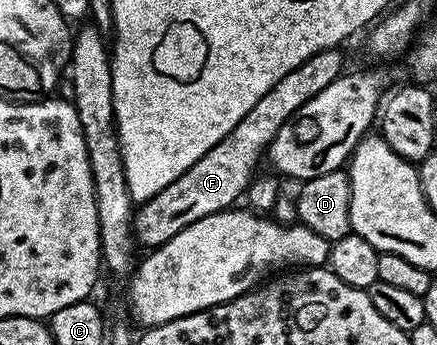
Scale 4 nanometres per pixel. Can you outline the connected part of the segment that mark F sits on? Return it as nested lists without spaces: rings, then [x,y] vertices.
[[[339,49],[323,50],[314,56],[310,56],[298,68],[286,72],[225,138],[218,140],[202,160],[198,160],[174,184],[166,184],[158,196],[150,196],[148,202],[139,203],[135,207],[132,215],[132,233],[135,241],[144,245],[144,248],[155,248],[166,244],[170,236],[178,236],[182,228],[194,224],[194,220],[202,220],[202,216],[214,216],[214,212],[222,212],[235,207],[236,202],[245,197],[248,193],[248,185],[252,183],[253,178],[257,177],[258,170],[256,165],[268,153],[268,146],[278,136],[278,128],[286,124],[322,88],[330,88],[334,80],[345,73],[344,58],[340,55]]]

